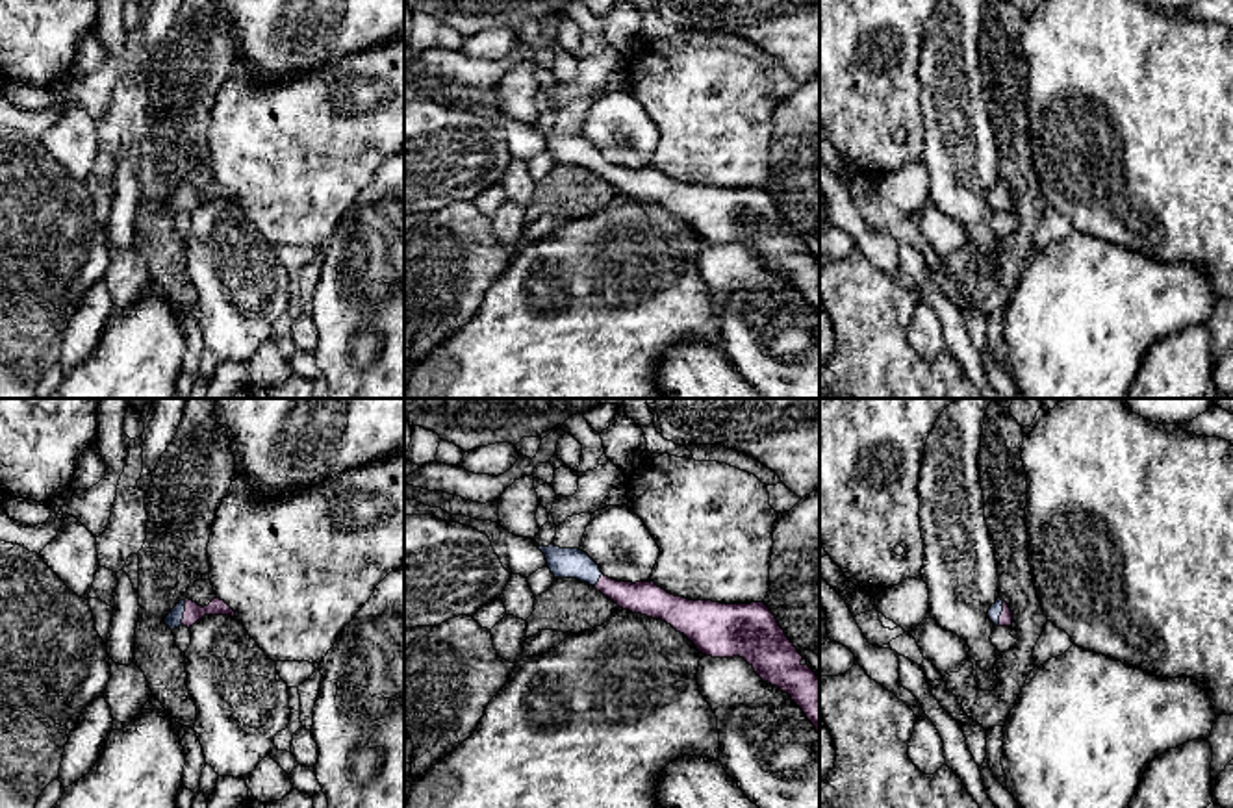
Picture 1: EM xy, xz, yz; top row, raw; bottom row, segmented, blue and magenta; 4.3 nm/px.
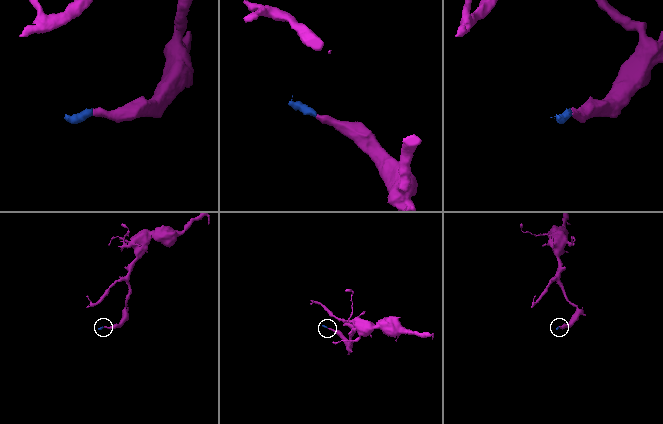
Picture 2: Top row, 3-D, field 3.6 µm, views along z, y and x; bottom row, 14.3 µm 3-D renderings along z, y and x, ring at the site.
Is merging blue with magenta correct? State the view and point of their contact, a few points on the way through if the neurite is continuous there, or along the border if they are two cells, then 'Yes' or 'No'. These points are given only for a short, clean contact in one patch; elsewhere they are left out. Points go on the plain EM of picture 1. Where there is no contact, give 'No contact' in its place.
Touches blue at yz (1000, 199). Path across: yz (994, 197), (1000, 199), (1005, 204). Yes

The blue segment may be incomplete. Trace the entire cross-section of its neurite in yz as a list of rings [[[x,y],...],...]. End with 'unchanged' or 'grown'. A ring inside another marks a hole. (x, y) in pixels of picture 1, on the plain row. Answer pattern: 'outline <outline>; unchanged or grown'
outline [[[1001,182],[990,191],[988,202],[996,211],[1012,211],[1012,196]]]; grown

